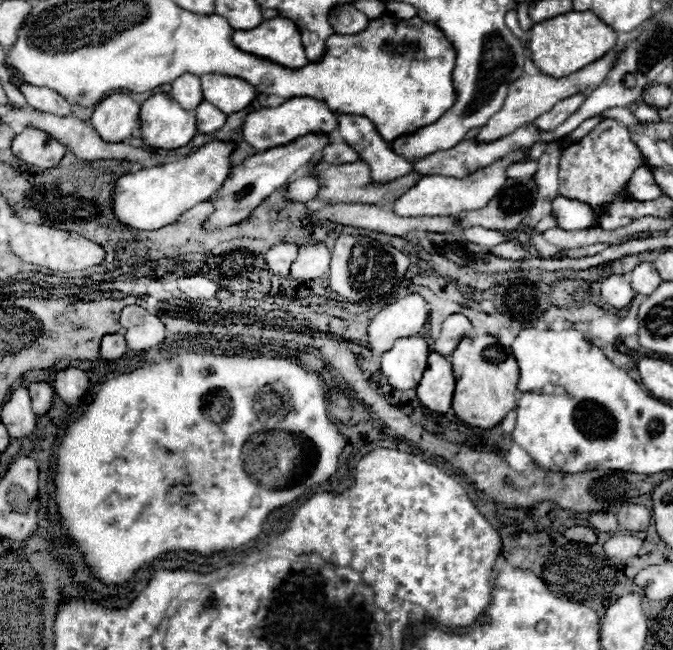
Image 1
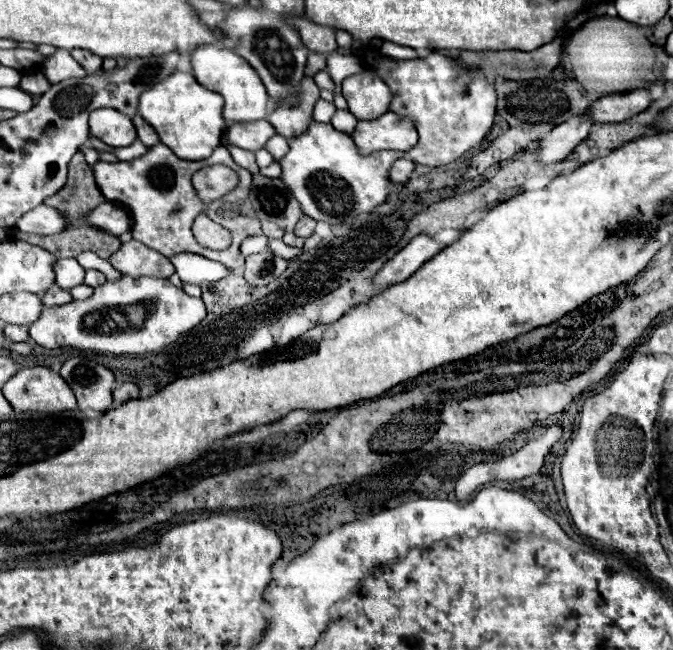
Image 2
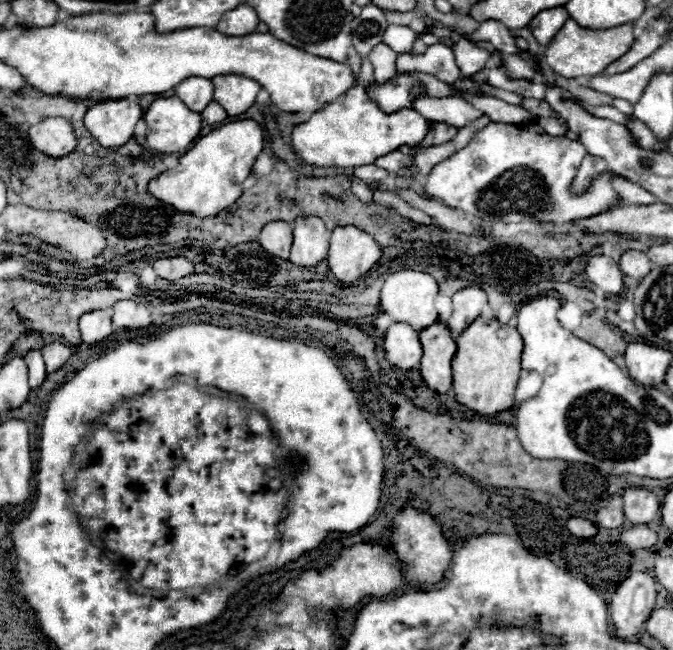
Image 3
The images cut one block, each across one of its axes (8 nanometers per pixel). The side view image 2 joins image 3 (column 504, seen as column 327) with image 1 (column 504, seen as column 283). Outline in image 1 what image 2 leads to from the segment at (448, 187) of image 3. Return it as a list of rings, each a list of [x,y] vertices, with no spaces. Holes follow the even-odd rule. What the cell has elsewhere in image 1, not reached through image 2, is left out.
[[[526,148],[518,150],[518,152],[510,152],[508,156],[504,156],[502,160],[474,172],[474,176],[466,176],[466,178],[452,178],[452,176],[422,176],[418,180],[418,184],[414,184],[408,192],[404,192],[398,200],[392,202],[392,210],[398,212],[398,216],[454,216],[462,210],[478,210],[484,208],[490,198],[498,192],[498,188],[502,188],[502,184],[506,182],[506,166],[520,162],[520,158],[524,156]]]

